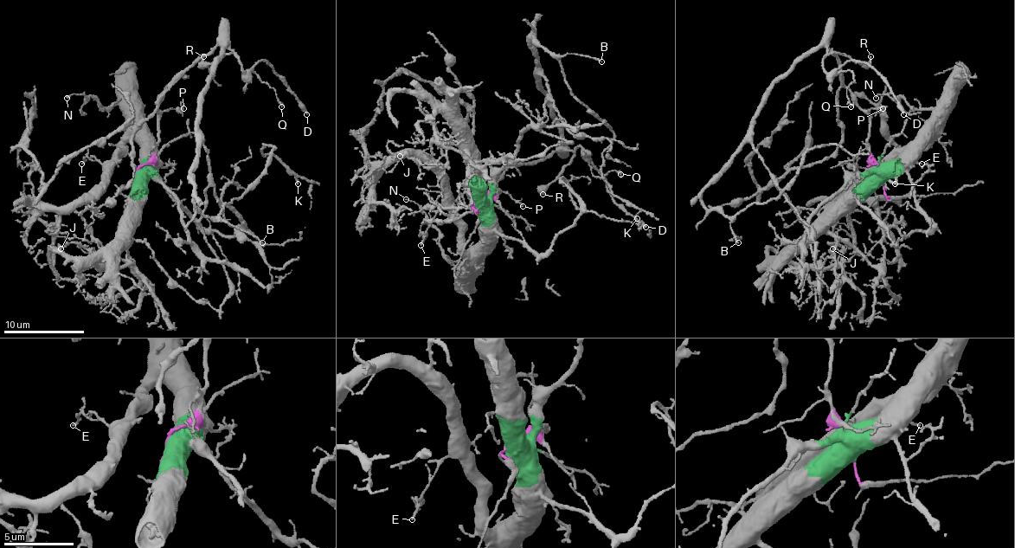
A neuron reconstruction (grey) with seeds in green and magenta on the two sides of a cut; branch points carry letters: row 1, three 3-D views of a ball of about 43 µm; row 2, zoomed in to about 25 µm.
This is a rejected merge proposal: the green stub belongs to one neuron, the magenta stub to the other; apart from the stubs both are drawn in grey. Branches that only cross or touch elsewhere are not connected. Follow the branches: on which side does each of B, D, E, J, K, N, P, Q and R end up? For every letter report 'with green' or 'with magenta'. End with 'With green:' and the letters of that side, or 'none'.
B: with magenta
D: with magenta
E: with green
J: with green
K: with magenta
N: with green
P: with magenta
Q: with magenta
R: with magenta
With green: E, J, N

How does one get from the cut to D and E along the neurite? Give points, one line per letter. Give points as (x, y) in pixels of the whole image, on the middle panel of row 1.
D: (474, 201), (497, 192), (497, 178), (509, 166), (535, 164), (580, 146), (606, 183), (606, 190), (646, 227)
E: (474, 201), (480, 225), (480, 241), (471, 249), (462, 248), (462, 227), (446, 209), (436, 213), (420, 245)

